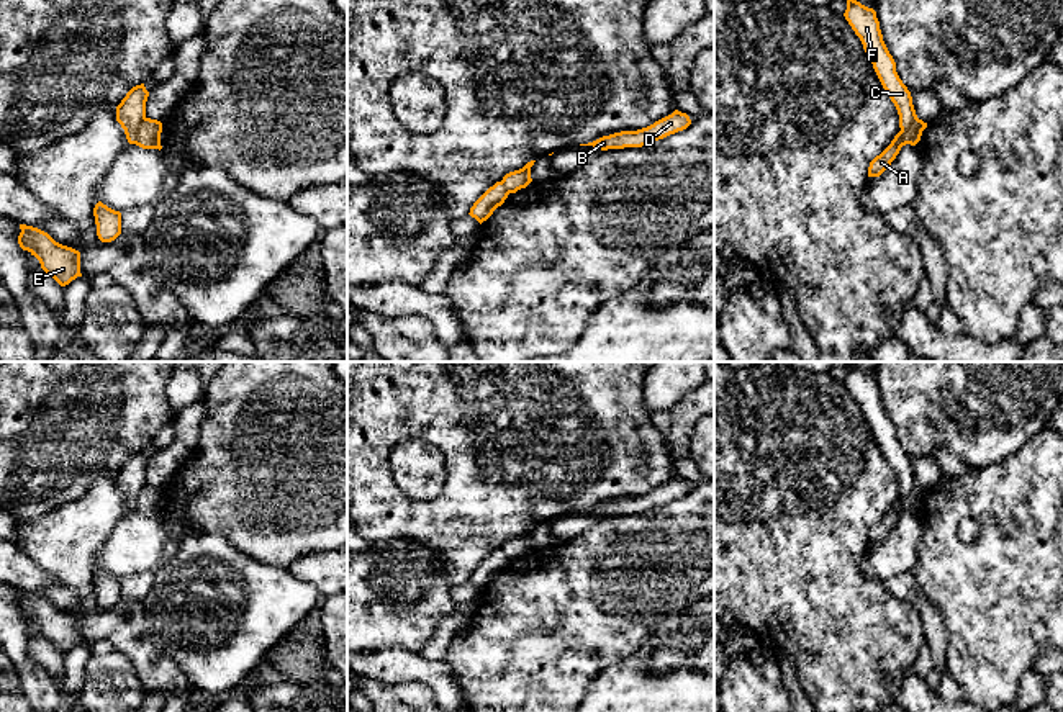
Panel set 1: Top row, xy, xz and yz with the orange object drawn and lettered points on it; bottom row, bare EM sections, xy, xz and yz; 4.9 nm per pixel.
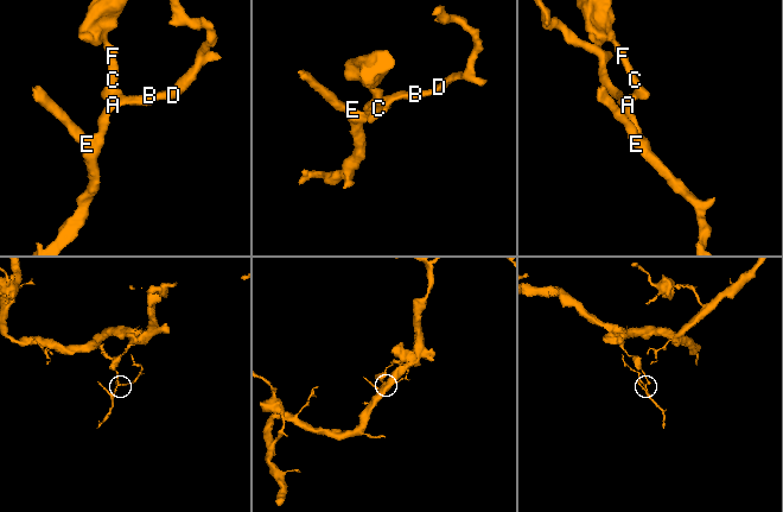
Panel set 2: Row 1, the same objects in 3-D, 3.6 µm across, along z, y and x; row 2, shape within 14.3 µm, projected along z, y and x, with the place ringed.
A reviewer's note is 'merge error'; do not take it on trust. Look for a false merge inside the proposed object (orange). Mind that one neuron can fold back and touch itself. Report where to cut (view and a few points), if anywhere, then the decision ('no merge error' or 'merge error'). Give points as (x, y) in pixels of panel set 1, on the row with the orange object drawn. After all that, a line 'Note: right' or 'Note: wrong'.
cut in xy along (144, 117), (135, 143); merge error
Note: right

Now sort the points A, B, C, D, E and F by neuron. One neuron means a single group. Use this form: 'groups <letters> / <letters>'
groups A B D E / C F

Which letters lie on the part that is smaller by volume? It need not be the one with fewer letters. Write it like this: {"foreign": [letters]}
{"foreign": ["A", "B", "D", "E"]}

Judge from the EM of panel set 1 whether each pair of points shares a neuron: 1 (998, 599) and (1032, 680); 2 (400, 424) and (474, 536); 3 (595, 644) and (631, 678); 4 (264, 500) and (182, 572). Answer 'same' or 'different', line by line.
1: different
2: same
3: different
4: different

